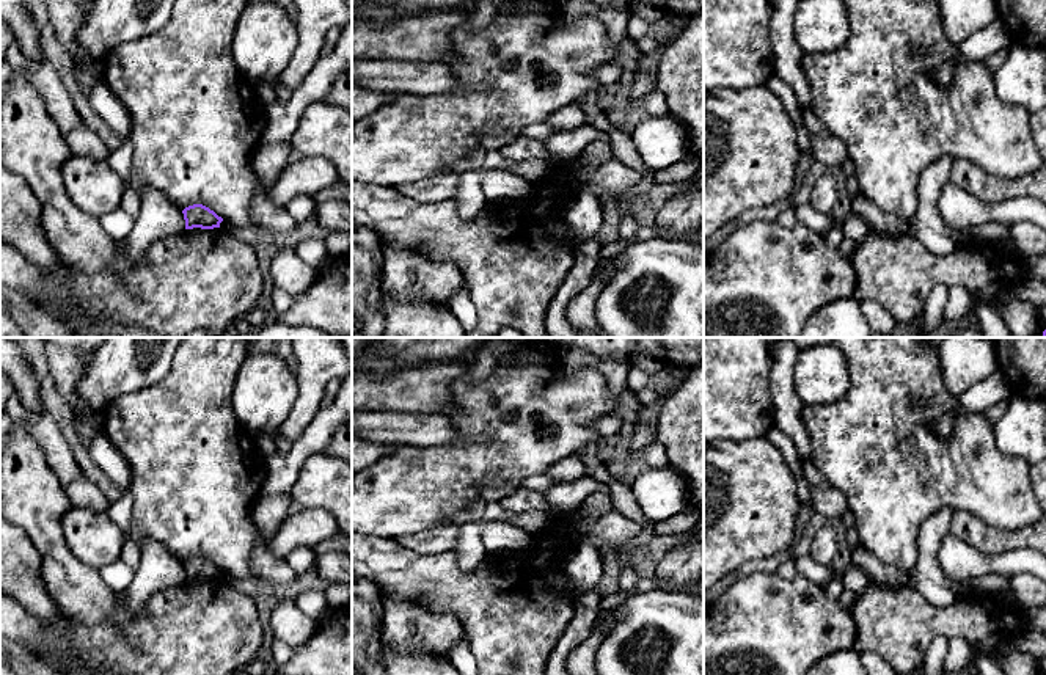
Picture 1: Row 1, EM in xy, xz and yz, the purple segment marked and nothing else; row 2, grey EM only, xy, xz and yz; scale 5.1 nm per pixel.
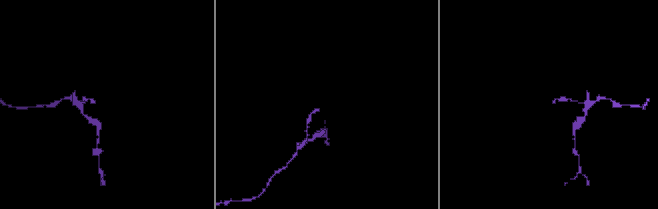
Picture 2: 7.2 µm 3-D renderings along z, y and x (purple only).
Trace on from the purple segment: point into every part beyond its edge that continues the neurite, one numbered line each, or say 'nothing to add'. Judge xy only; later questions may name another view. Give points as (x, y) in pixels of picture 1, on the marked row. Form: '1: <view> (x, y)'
nothing to add

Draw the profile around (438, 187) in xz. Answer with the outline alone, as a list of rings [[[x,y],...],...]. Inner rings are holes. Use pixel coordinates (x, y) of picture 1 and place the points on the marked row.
[[[433,176],[421,182],[400,184],[396,190],[416,201],[444,201],[455,198],[457,184],[457,176]]]

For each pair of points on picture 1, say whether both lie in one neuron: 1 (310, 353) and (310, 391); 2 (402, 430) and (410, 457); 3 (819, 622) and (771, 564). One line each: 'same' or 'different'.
1: same
2: different
3: different

